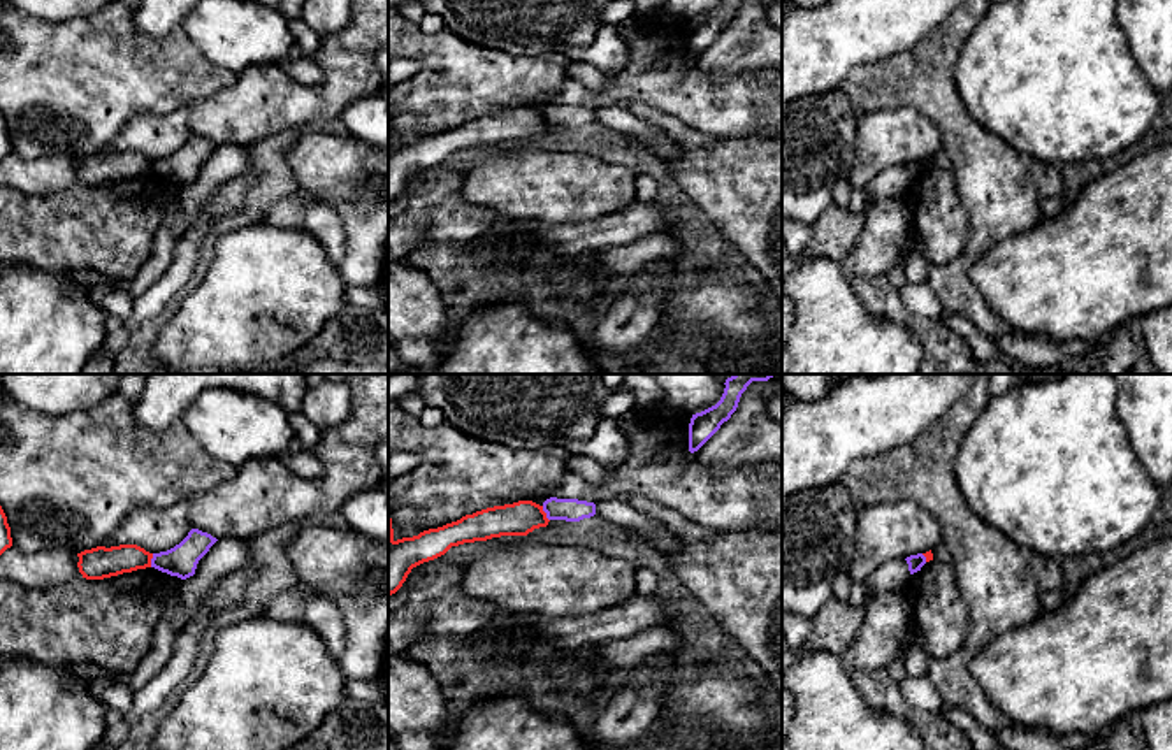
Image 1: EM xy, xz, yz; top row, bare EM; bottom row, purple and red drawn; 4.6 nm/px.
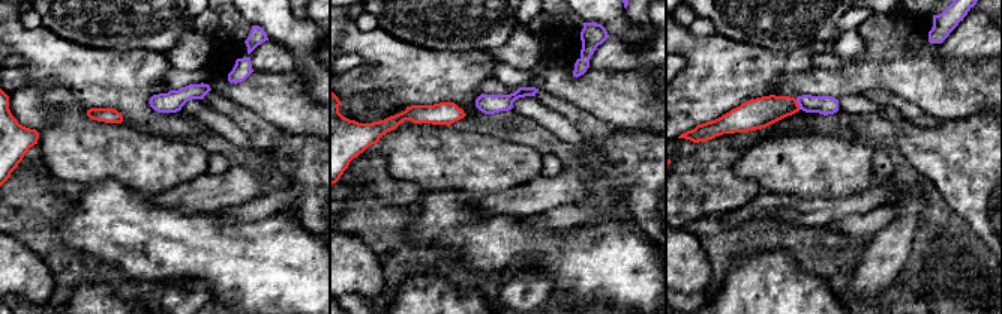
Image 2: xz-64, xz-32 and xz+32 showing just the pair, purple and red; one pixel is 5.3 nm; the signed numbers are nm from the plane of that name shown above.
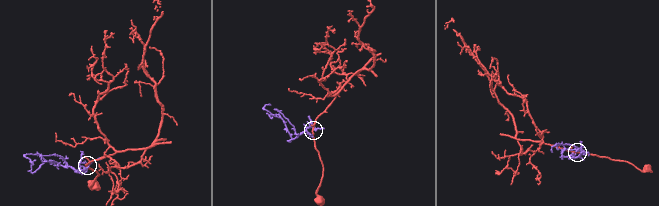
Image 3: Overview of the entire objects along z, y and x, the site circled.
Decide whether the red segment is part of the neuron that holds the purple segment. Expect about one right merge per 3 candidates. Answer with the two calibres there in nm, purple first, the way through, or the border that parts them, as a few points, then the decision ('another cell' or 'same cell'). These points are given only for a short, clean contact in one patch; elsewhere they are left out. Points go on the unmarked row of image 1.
110/160 nm | along xz (542, 113), (549, 127) | another cell

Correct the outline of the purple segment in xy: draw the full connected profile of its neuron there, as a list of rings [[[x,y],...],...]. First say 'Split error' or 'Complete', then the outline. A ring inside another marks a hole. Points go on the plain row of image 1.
Complete. [[[192,135],[188,142],[174,155],[153,160],[151,174],[186,186],[195,181],[199,167],[209,158],[218,146],[199,135]]]

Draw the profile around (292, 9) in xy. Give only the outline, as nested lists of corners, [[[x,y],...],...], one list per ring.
[[[253,0],[257,4],[264,4],[279,14],[283,14],[288,21],[302,18],[302,7],[306,0]]]

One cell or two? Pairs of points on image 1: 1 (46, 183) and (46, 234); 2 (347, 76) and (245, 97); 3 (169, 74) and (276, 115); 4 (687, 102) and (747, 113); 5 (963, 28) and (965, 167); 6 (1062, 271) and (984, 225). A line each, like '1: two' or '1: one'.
1: two
2: one
3: two
4: one
5: one
6: two

